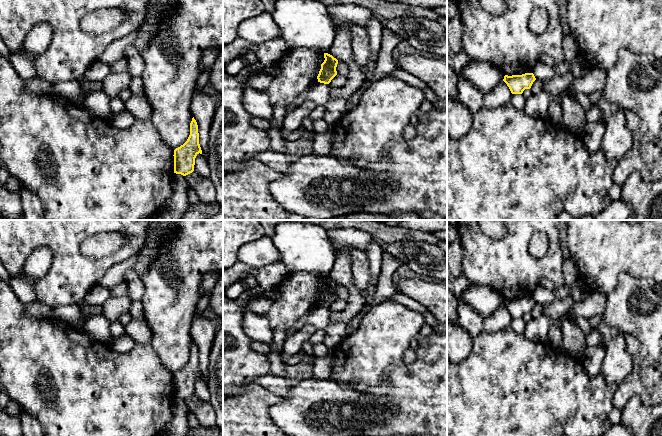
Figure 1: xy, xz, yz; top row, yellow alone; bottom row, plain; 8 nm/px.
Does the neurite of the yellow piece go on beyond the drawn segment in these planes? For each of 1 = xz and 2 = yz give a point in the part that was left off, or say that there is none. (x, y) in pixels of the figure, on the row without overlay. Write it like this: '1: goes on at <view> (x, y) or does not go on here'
1: does not go on here
2: does not go on here

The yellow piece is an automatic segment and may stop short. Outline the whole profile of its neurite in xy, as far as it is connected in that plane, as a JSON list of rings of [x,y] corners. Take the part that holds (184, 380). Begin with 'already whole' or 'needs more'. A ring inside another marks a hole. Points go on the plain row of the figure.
already whole | [[[194,341],[190,347],[187,365],[174,374],[174,397],[186,400],[194,395],[195,382],[202,378],[199,368],[198,349]]]

